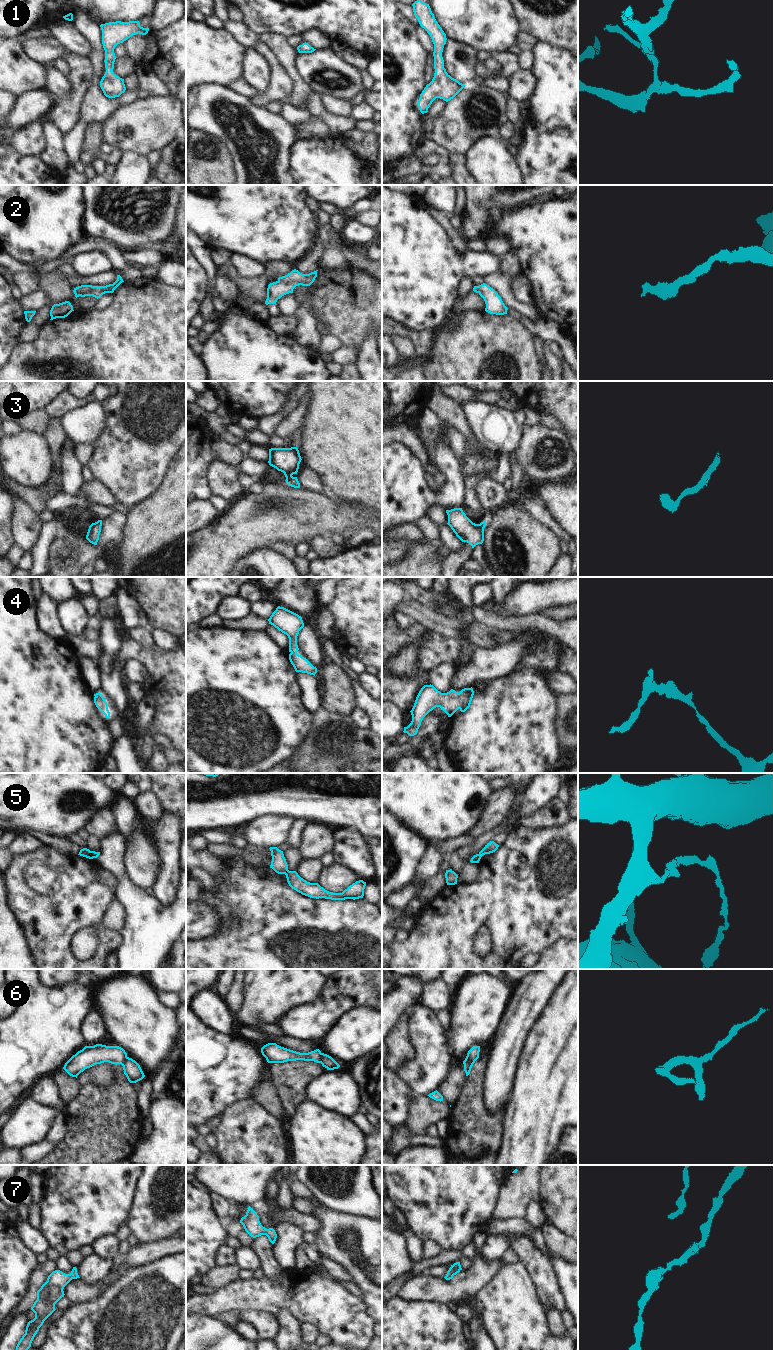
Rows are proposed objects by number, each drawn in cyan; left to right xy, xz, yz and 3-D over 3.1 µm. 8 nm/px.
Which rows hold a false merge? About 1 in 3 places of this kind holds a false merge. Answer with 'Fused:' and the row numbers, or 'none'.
Fused: 5, 6.

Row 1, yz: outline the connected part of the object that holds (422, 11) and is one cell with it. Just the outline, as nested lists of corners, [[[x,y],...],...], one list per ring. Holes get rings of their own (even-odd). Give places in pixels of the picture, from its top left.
[[[417,0],[412,6],[414,15],[420,26],[427,31],[434,44],[434,77],[432,81],[426,85],[418,100],[419,110],[424,114],[428,112],[428,108],[436,98],[448,102],[453,99],[465,85],[452,78],[444,68],[442,52],[447,38],[436,21],[429,4]]]

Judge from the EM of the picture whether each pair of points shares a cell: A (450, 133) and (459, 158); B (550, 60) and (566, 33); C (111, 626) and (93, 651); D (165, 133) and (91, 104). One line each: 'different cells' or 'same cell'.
A: different cells
B: different cells
C: different cells
D: different cells

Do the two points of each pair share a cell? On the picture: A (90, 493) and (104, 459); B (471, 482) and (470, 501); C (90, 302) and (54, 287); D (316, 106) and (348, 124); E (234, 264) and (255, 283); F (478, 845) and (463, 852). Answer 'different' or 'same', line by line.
A: different
B: same
C: same
D: same
E: different
F: same

